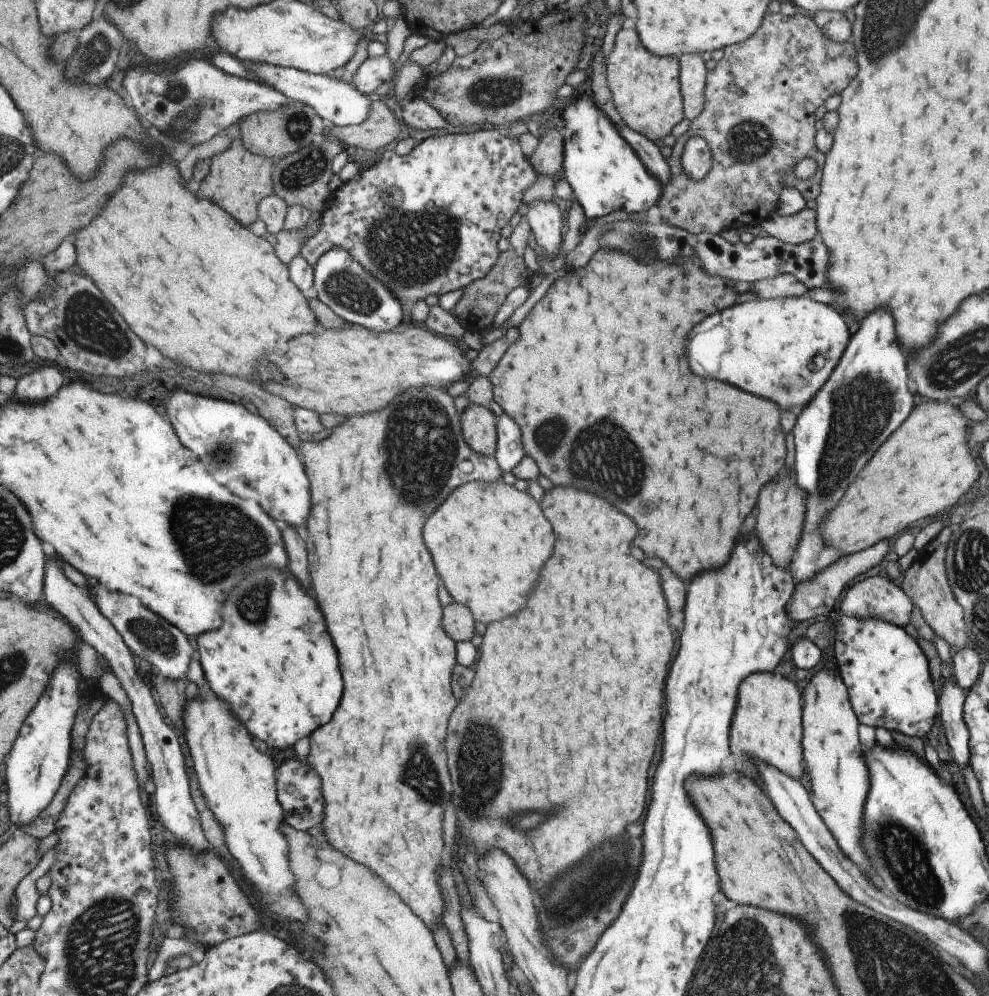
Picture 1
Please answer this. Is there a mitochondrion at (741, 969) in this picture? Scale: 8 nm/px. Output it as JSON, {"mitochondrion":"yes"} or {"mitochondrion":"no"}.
{"mitochondrion":"yes"}

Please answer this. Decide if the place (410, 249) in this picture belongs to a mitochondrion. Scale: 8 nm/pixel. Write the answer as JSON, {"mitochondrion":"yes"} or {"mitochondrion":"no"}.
{"mitochondrion":"yes"}

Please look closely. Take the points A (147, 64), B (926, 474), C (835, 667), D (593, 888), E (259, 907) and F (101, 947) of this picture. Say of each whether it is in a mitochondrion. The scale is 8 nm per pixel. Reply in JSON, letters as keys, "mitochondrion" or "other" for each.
{"A":"other","B":"other","C":"other","D":"mitochondrion","E":"other","F":"mitochondrion"}

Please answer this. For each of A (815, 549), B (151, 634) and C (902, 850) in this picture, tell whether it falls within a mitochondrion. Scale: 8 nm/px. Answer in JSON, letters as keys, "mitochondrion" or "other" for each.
{"A":"mitochondrion","B":"mitochondrion","C":"mitochondrion"}

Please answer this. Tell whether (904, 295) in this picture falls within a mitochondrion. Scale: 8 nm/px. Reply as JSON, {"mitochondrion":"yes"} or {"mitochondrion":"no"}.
{"mitochondrion":"no"}

